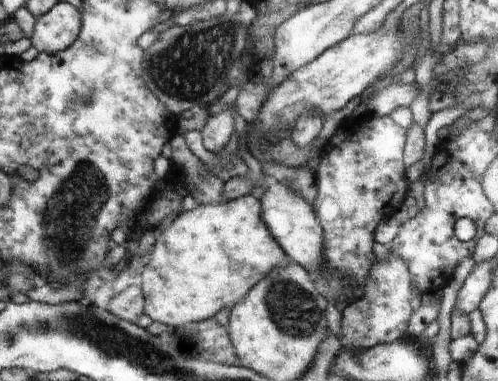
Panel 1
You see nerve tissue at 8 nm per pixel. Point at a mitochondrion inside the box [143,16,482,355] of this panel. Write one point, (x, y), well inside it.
(193, 65)

